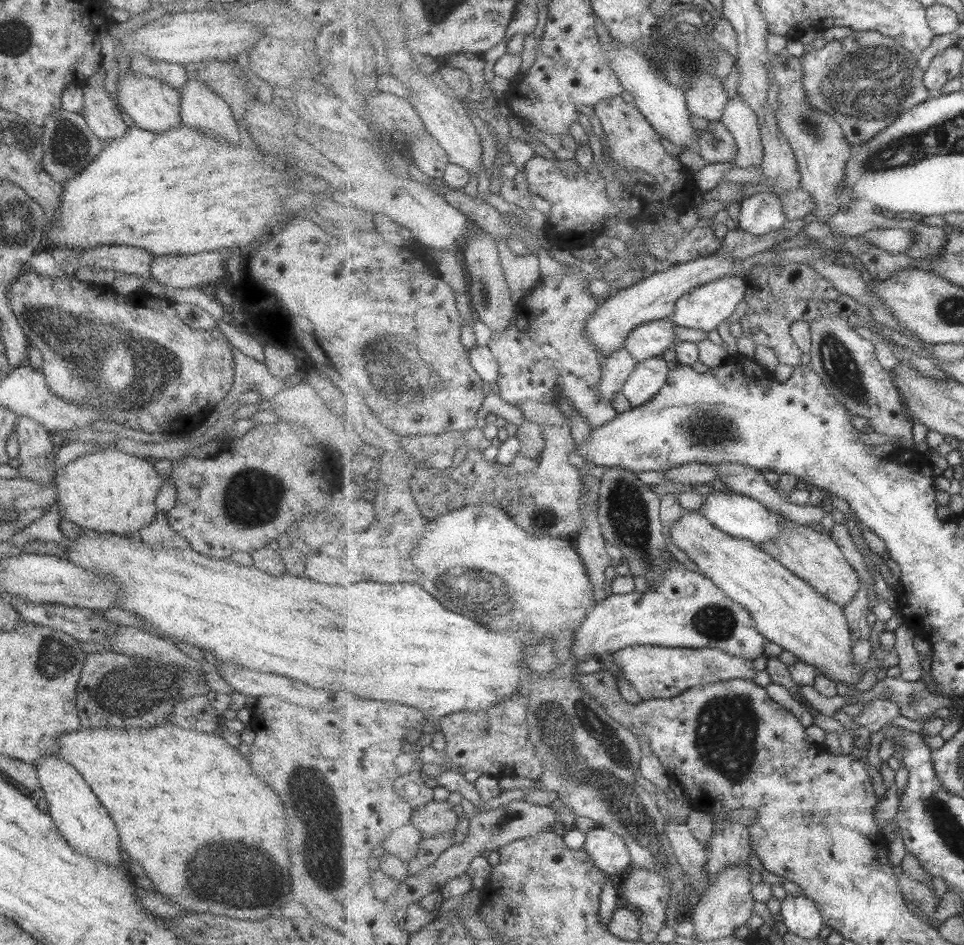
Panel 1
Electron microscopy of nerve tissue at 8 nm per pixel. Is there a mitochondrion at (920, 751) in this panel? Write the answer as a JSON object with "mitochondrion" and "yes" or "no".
{"mitochondrion":"no"}

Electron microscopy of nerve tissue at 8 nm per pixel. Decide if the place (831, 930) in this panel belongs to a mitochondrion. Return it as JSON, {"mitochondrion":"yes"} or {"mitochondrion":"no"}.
{"mitochondrion":"no"}

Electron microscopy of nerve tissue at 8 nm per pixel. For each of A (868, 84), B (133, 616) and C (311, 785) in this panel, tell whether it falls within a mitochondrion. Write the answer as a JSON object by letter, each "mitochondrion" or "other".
{"A":"mitochondrion","B":"other","C":"mitochondrion"}

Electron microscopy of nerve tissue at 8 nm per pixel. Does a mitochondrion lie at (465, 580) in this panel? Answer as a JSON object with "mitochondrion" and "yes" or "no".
{"mitochondrion":"yes"}

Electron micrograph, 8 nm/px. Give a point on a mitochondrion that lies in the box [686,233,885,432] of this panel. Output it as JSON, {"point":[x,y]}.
{"point":[836,361]}

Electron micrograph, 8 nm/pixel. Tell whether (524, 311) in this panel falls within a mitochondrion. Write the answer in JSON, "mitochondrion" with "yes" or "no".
{"mitochondrion":"no"}

